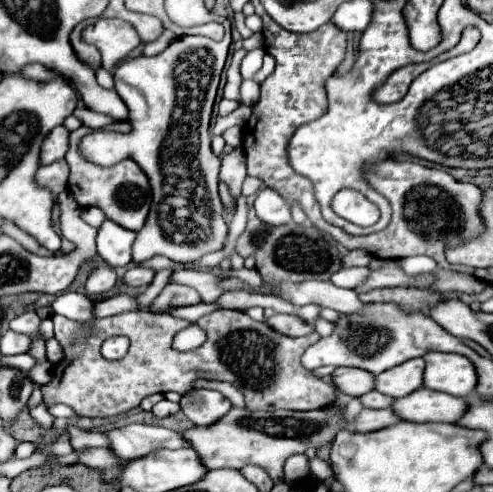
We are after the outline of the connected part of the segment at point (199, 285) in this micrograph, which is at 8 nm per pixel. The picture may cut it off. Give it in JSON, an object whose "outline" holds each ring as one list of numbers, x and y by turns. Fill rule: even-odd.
{"outline":[[181,270,174,272,171,279,174,283,195,288,201,296,201,301,206,304,215,303,223,294,218,286,219,279,211,273]]}

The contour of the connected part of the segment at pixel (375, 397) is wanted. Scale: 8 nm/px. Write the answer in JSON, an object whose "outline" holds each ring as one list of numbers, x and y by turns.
{"outline":[[369,391,361,397,363,405,369,407,369,409,385,409,385,407,391,407,395,403,395,397,389,397,389,395,383,395,379,391]]}

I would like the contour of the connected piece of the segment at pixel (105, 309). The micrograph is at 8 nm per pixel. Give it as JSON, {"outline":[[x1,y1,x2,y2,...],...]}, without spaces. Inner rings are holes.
{"outline":[[115,295,109,299,103,299,99,303,95,303,95,317,109,317,121,311,133,311,137,309,137,303,131,295]]}

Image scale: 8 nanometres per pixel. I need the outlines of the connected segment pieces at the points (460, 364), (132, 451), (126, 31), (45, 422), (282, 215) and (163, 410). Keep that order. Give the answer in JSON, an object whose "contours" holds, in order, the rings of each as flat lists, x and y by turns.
{"contours":[[[431,351,425,357,425,387,453,397,467,397,475,391,477,371,467,357,457,353]],[[127,425,121,429,113,429,107,435,111,439,111,449,117,453,117,457,123,459,145,457,163,447,181,449,189,445,181,433,151,425]],[[99,19,83,33,85,41,93,43,101,51,103,67,109,71,141,43,133,25,121,19]],[[43,403,30,409,30,414,43,427,51,427,55,421,55,417,48,412]],[[265,187,259,191,255,199,255,211,257,211,257,217,261,217,261,221,269,225,285,225,291,221,289,203,271,187]],[[161,399,157,405,153,405,153,415,163,419,163,417,169,417,169,415,175,415,179,411,179,403,171,403,167,399]]]}

